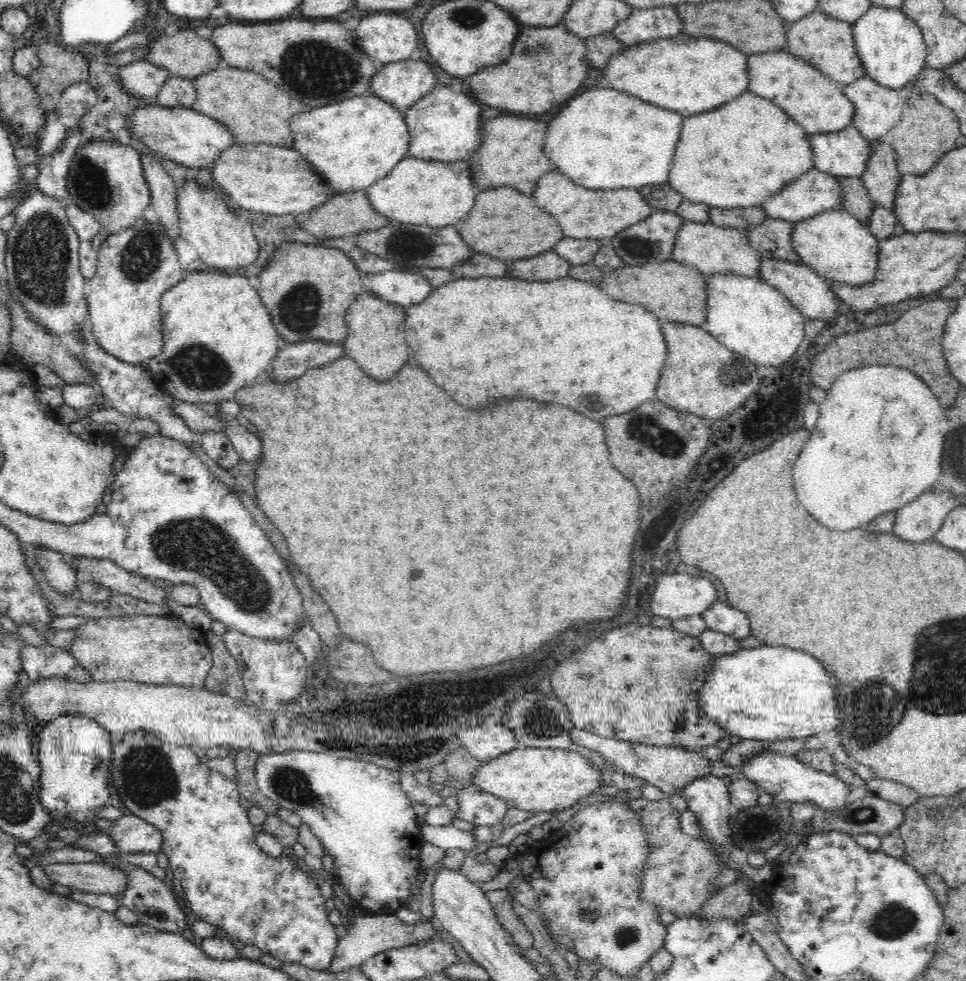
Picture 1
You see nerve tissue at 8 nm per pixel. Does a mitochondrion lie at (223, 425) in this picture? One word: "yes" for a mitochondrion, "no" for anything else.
no

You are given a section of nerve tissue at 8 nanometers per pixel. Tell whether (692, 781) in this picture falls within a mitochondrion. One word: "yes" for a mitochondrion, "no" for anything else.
no

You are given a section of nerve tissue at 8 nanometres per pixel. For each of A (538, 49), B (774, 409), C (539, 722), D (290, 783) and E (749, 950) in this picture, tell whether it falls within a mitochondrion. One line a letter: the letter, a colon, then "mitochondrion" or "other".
A: mitochondrion
B: other
C: mitochondrion
D: mitochondrion
E: other

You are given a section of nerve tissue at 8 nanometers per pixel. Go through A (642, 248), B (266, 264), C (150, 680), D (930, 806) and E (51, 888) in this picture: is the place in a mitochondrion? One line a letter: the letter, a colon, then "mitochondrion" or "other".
A: mitochondrion
B: other
C: other
D: other
E: other

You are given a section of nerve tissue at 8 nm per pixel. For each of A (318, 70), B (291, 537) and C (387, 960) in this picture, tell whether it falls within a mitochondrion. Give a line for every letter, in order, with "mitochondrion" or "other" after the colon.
A: mitochondrion
B: other
C: other

